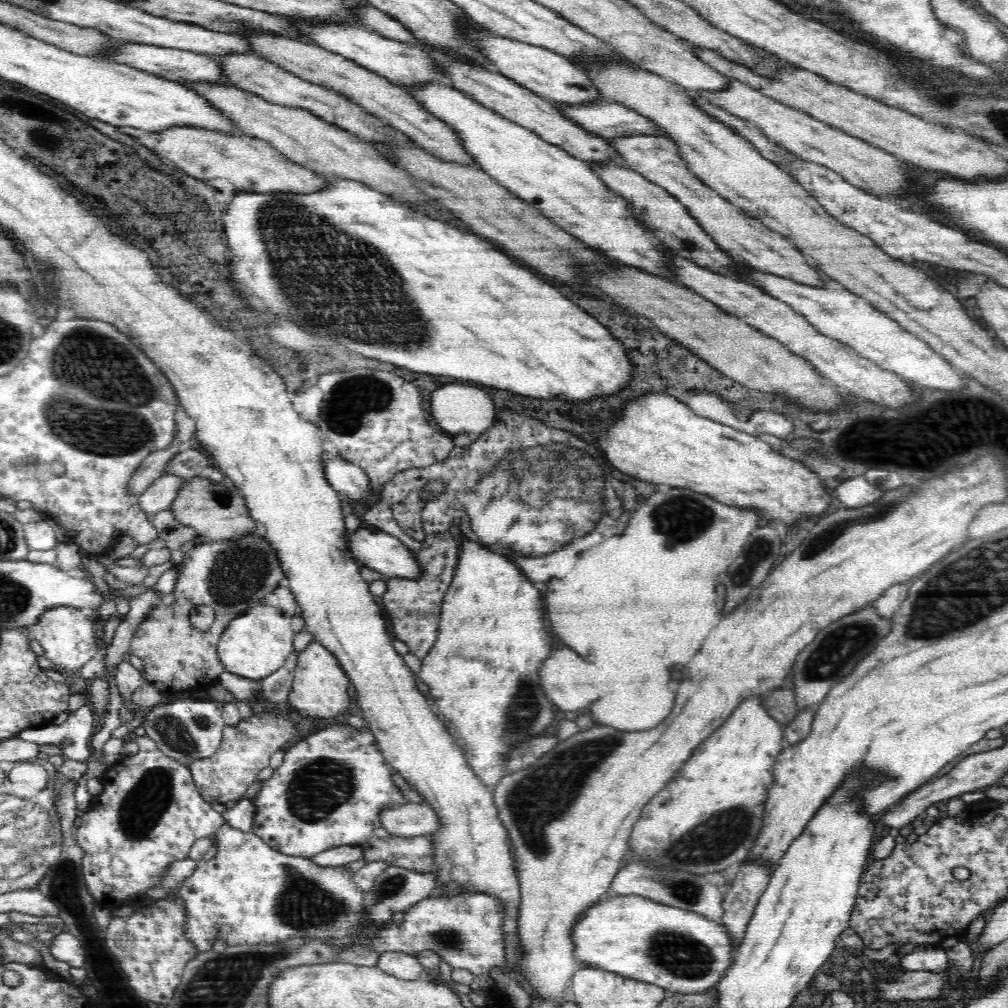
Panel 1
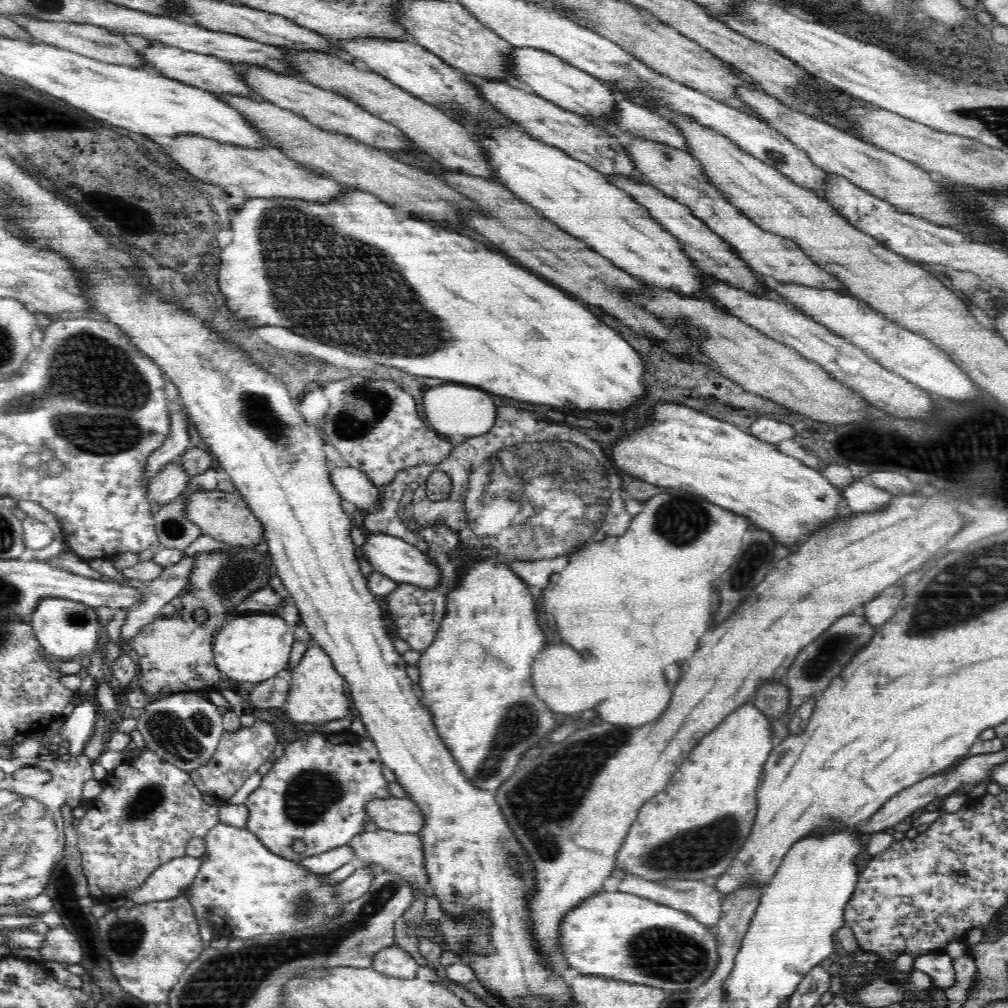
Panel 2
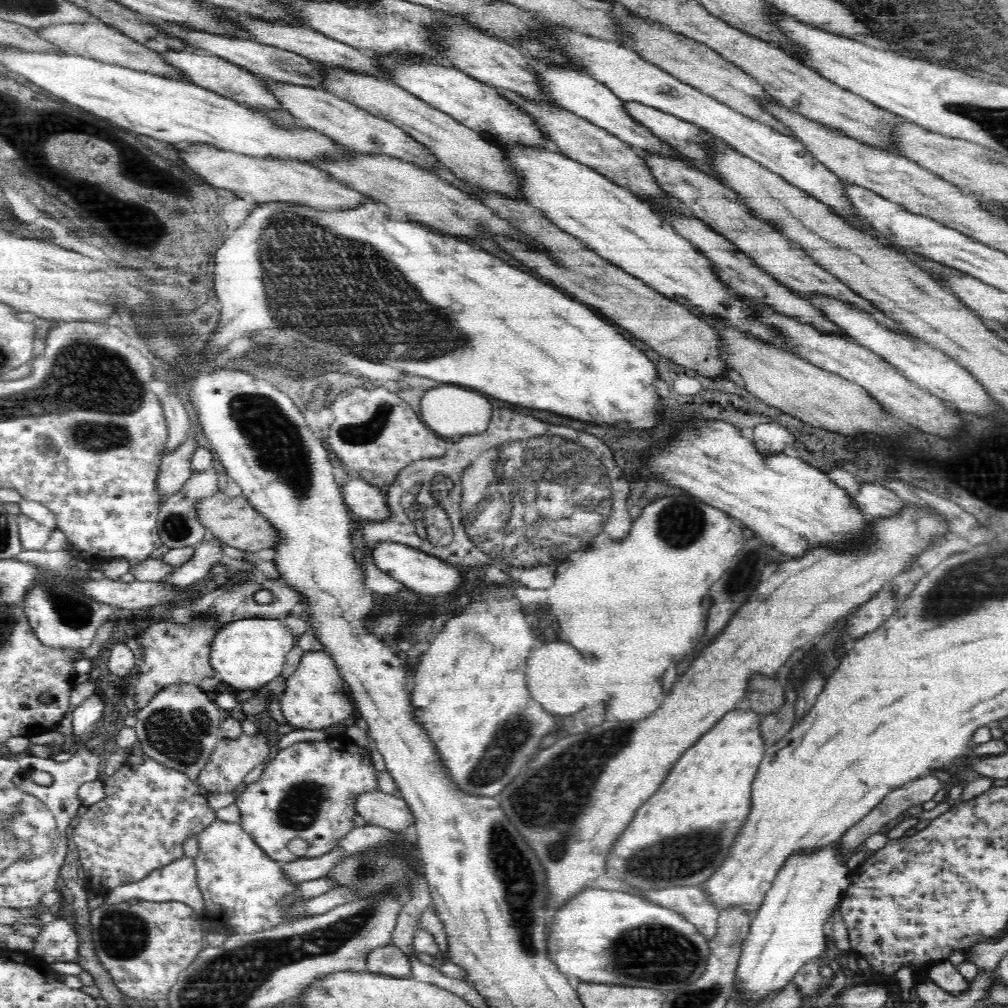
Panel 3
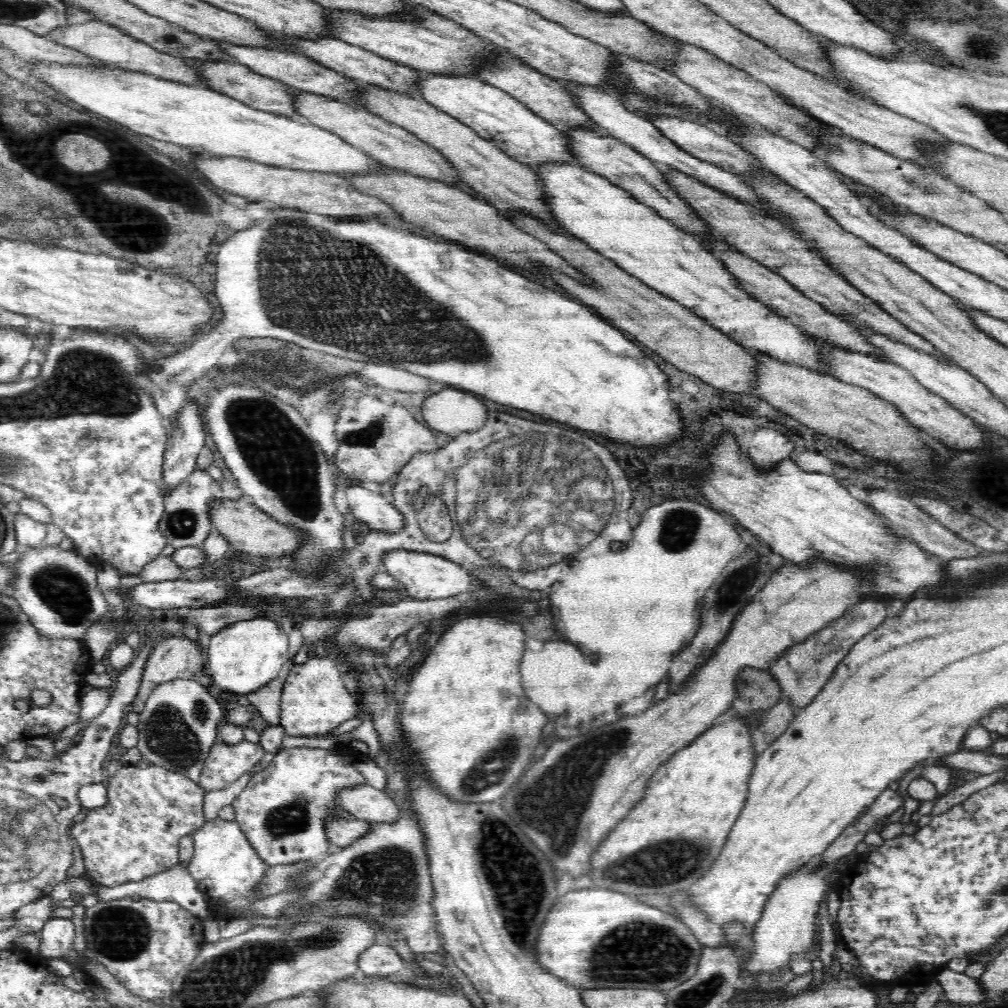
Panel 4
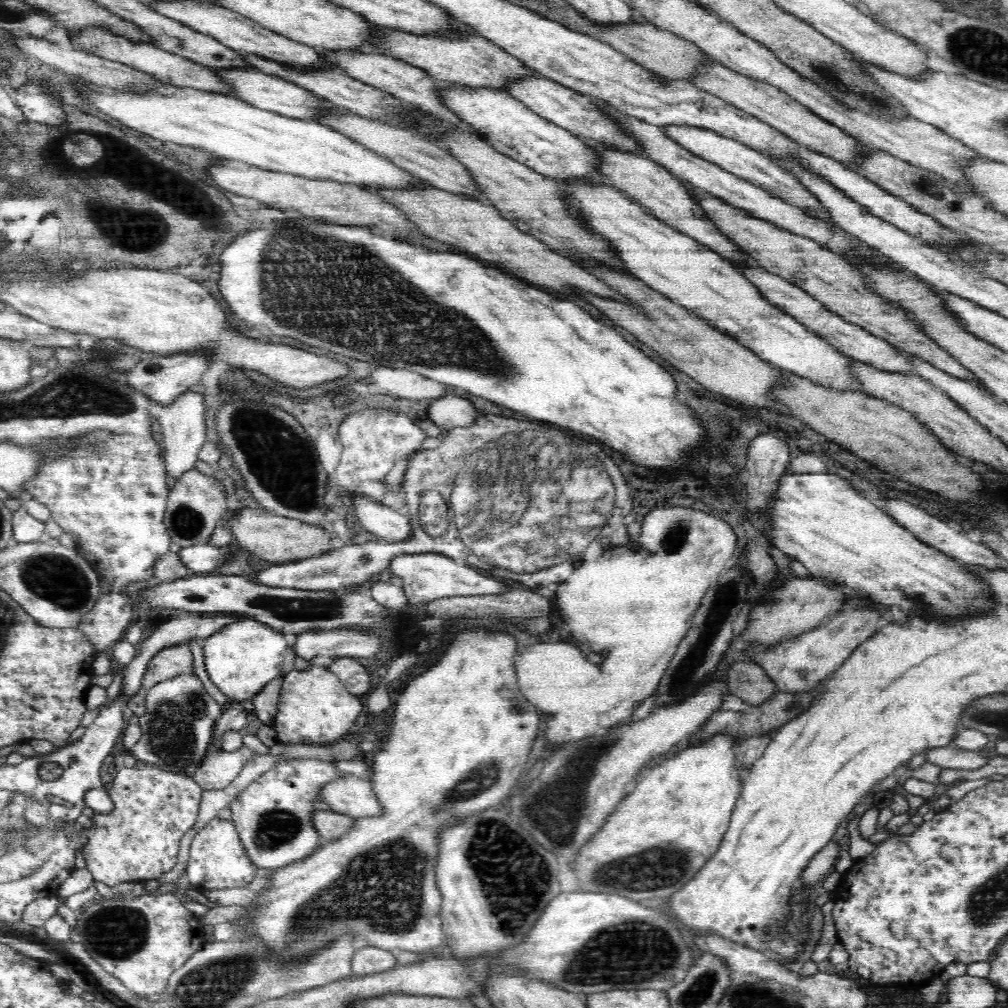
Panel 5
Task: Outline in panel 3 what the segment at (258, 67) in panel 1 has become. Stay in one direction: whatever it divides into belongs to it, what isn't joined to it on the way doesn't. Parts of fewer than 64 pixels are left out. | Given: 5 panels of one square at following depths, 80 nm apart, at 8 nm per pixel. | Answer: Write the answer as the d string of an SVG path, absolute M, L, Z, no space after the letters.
M272 81L272 92L274 96L277 96L281 108L288 111L302 127L321 131L322 134L329 135L330 138L336 139L352 151L376 156L396 156L400 161L414 162L422 168L432 168L434 164L438 164L439 160L430 154L429 147L414 140L394 123L374 116L367 110L358 108L354 103L341 100L338 96L325 91L324 88L318 90L310 86Z

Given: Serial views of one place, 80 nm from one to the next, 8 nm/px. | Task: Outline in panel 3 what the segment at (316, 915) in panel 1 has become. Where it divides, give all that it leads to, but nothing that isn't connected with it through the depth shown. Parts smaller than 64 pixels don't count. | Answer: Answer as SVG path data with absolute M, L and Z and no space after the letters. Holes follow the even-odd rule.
M216 819L210 823L210 826L206 826L200 834L197 834L196 838L199 851L194 858L194 868L197 870L197 883L205 904L201 917L208 928L213 930L230 929L232 933L236 934L254 934L256 931L273 930L275 927L288 925L294 920L299 920L299 918L287 920L283 916L292 911L296 904L302 904L308 898L294 895L294 890L298 890L299 884L286 879L286 875L282 871L282 863L266 856L266 853L258 848L254 838L244 831L240 823ZM284 896L292 898L292 903L287 907L280 907L280 900Z

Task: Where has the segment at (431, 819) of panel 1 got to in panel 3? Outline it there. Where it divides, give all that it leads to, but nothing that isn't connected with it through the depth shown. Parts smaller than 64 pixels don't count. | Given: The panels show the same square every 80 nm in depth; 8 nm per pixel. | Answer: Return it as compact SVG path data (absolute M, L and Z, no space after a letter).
M363 791L354 798L354 810L368 823L398 832L414 826L414 815L399 795L382 791Z

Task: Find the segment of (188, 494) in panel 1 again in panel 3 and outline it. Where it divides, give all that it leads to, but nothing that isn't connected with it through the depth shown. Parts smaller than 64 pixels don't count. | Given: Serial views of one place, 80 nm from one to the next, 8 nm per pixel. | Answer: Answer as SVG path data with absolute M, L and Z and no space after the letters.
M222 491L214 496L206 496L196 506L197 521L212 533L214 538L224 545L233 546L243 551L257 551L262 548L277 548L277 542L281 541L281 535L277 534L276 527L268 518L260 515L242 496L227 496Z

